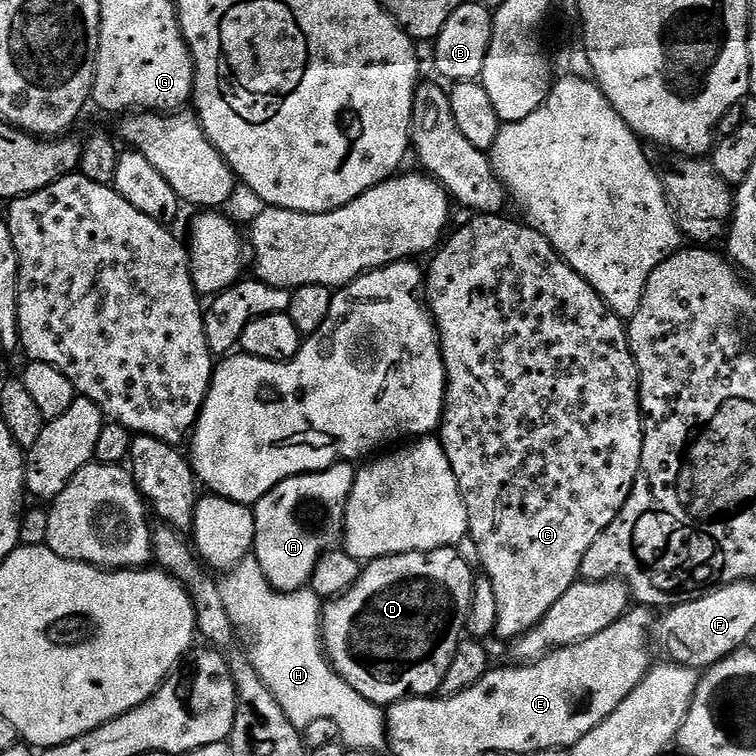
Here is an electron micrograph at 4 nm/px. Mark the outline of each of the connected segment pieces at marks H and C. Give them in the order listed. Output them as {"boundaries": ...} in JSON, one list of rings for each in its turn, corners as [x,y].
{"boundaries":[[[[249,554],[239,560],[235,566],[227,569],[219,577],[222,603],[226,605],[226,614],[230,622],[246,639],[246,651],[256,667],[257,674],[266,682],[270,694],[282,706],[286,718],[298,729],[306,729],[310,722],[319,719],[330,719],[338,726],[339,739],[345,749],[357,748],[360,752],[380,752],[388,748],[388,722],[386,712],[379,704],[371,704],[346,678],[342,678],[332,668],[324,651],[322,635],[322,597],[311,587],[299,588],[296,592],[277,592],[274,586],[262,574],[262,566],[258,566],[255,555]]],[[[476,214],[471,219],[469,224],[462,225],[456,233],[453,231],[435,249],[431,257],[432,265],[426,268],[426,307],[432,315],[432,323],[436,325],[440,353],[448,375],[444,419],[440,421],[438,439],[446,450],[446,458],[450,458],[454,478],[458,478],[460,493],[468,511],[468,536],[484,567],[481,568],[483,575],[494,586],[494,599],[498,602],[496,636],[511,642],[542,622],[546,610],[550,610],[550,606],[554,606],[554,602],[558,602],[558,598],[562,598],[562,594],[566,594],[566,590],[577,583],[586,550],[590,550],[598,534],[602,534],[602,530],[606,530],[606,526],[618,518],[626,498],[630,498],[642,462],[644,416],[640,412],[640,386],[636,363],[632,351],[628,349],[625,321],[615,316],[594,286],[590,286],[586,278],[576,273],[535,228],[519,219],[507,220],[504,214]]]]}

